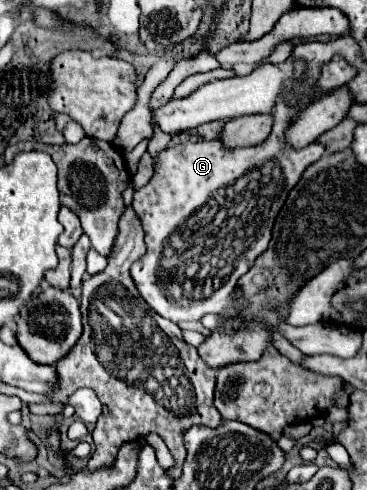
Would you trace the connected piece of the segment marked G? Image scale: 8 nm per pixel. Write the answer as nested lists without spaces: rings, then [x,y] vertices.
[[[308,100],[296,106],[278,104],[272,114],[276,118],[272,134],[258,146],[226,150],[218,140],[184,142],[158,154],[154,176],[146,186],[134,192],[132,200],[132,208],[142,220],[146,254],[136,260],[130,270],[140,296],[154,312],[178,324],[186,320],[200,320],[210,312],[220,314],[230,308],[230,294],[234,292],[238,278],[246,274],[256,256],[268,248],[274,218],[284,206],[288,192],[296,186],[302,172],[324,152],[322,144],[310,144],[302,150],[292,150],[284,144],[284,128],[306,104]]]

